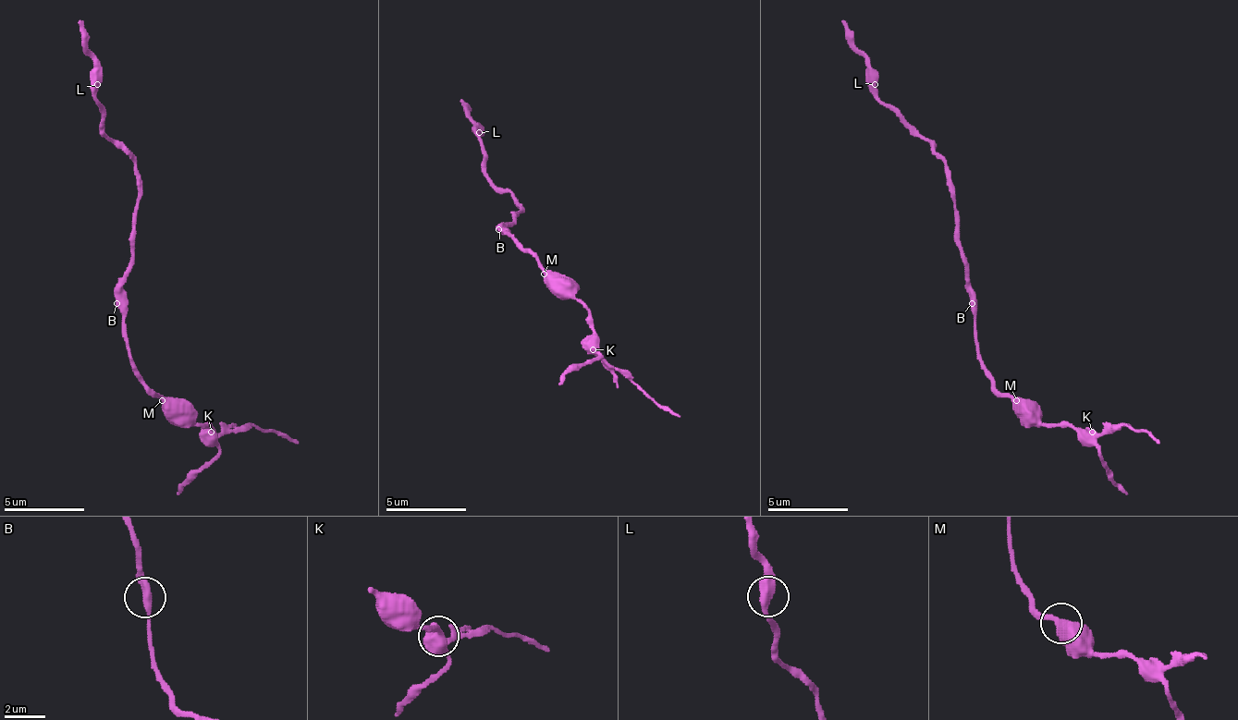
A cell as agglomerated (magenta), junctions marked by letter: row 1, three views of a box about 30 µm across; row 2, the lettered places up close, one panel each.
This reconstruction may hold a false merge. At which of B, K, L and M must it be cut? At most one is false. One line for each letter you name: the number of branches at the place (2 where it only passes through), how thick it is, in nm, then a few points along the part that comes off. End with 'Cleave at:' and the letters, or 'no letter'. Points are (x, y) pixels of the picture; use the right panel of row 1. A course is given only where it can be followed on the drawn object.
K: 3 branches meet; 460 nm thick; foreign part runs (1093, 433), (1130, 424), (1158, 445)
Cleave at: K

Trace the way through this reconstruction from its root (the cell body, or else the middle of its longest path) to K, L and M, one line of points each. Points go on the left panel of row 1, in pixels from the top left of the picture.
K: (125, 303), (125, 347), (133, 372), (153, 392), (174, 396), (210, 433)
L: (125, 303), (121, 283), (133, 254), (137, 165), (104, 133), (104, 113), (97, 97), (97, 84)
M: (125, 303), (125, 347), (129, 351), (129, 363), (133, 372), (162, 400)

